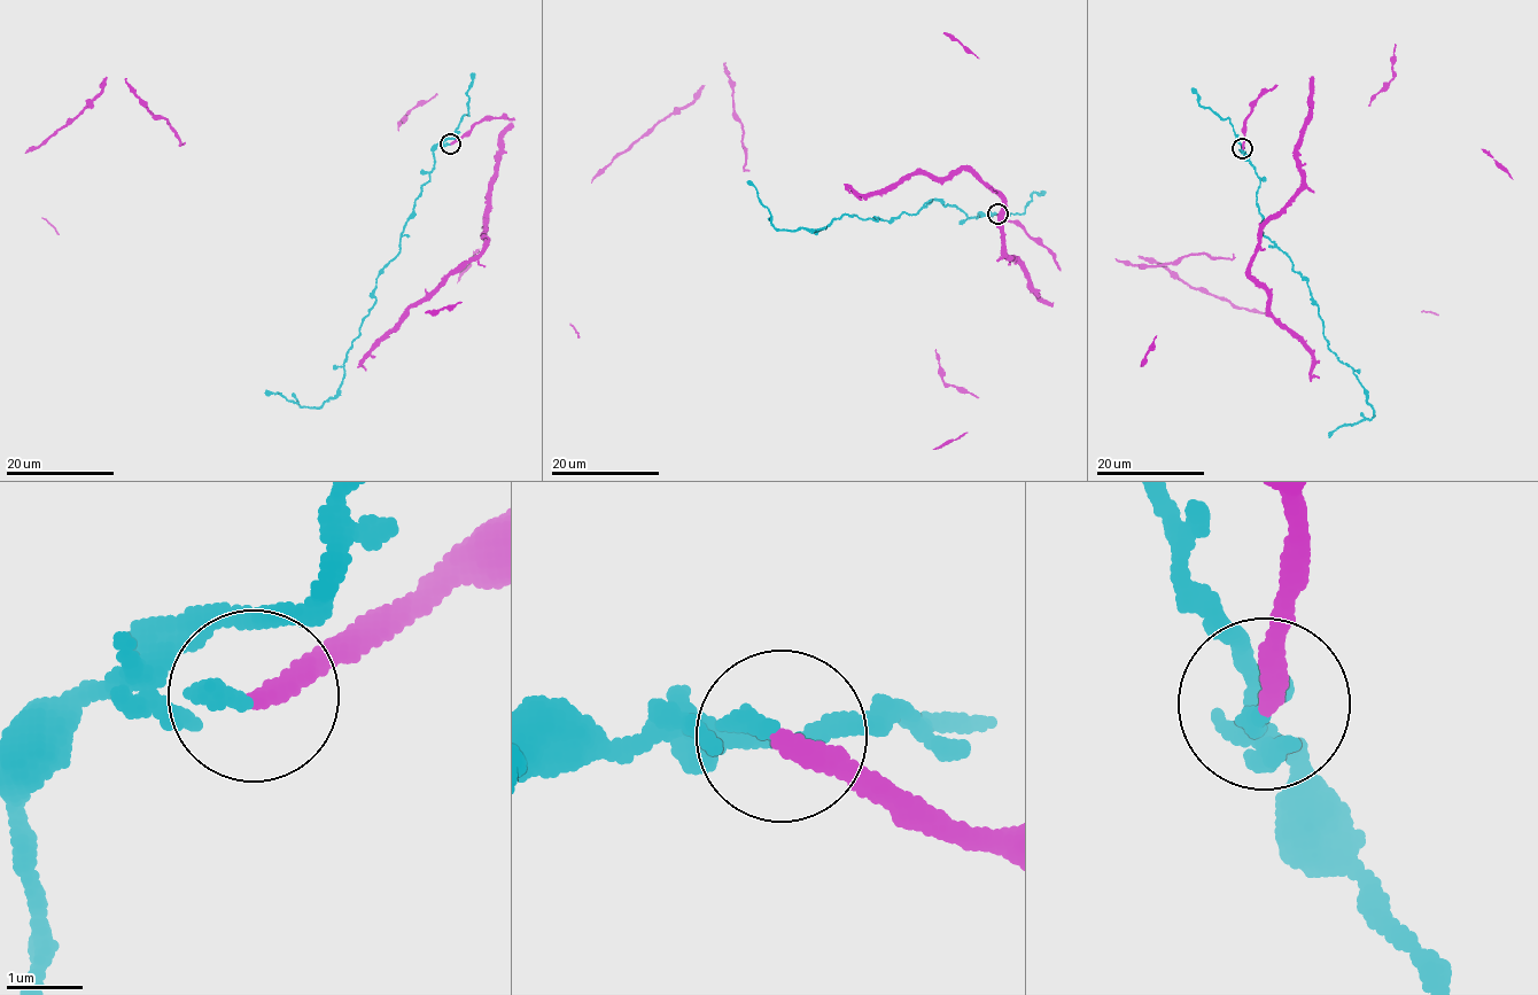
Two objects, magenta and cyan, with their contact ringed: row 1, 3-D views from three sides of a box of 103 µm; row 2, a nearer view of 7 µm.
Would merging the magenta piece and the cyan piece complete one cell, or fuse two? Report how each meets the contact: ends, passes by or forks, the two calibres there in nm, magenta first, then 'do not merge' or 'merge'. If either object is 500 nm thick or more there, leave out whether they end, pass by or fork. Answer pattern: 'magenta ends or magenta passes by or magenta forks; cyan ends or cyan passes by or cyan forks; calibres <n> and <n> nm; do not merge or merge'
magenta ends; cyan ends; calibres 280 and 220 nm; do not merge

